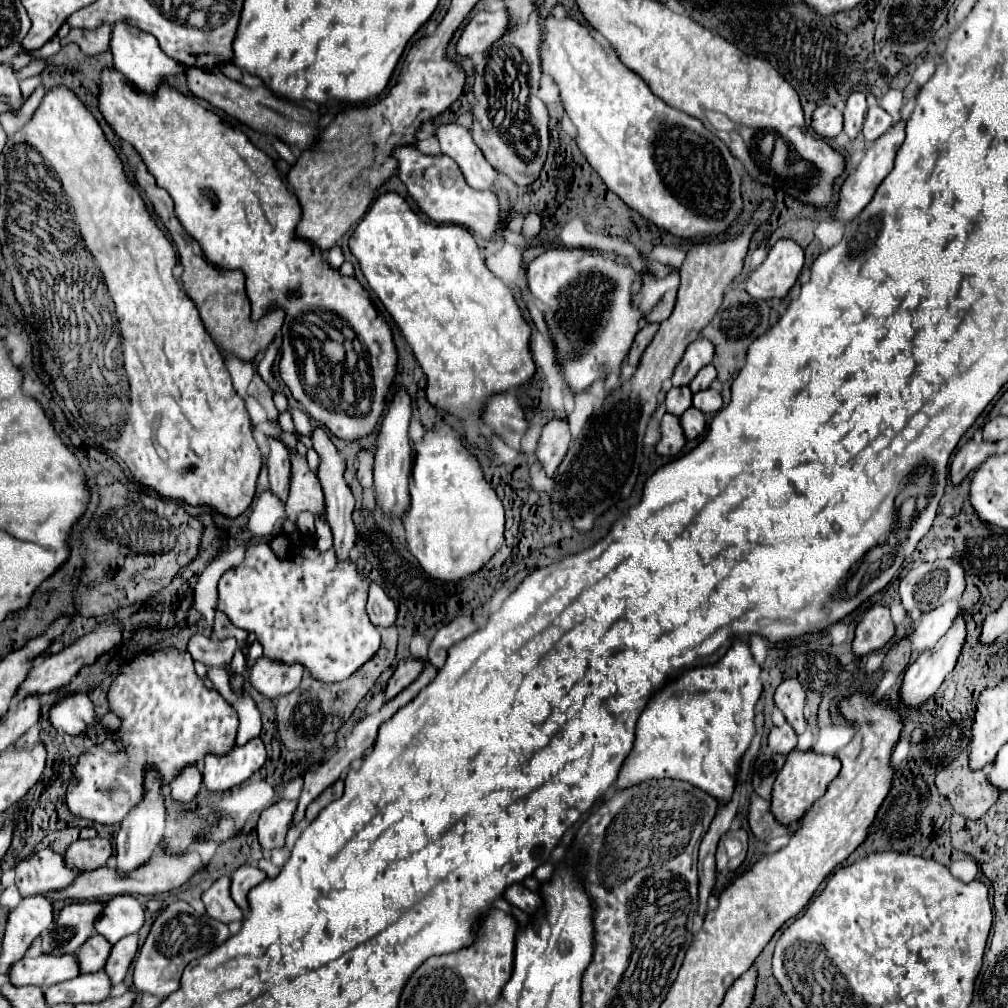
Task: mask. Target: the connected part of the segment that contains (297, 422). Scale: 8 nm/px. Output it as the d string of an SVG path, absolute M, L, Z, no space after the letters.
M289 407L289 411L293 418L295 428L303 435L310 437L313 426L311 425L307 415L300 410Z

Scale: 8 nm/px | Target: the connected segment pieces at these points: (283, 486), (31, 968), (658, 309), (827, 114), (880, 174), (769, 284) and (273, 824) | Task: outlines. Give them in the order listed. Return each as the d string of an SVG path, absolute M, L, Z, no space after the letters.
M268 439L270 445L270 453L266 459L266 467L268 467L268 479L270 479L270 489L282 499L286 501L288 495L288 481L290 481L290 463L288 463L288 451L286 447L276 441L276 439Z
M38 955L38 957L24 957L12 965L8 971L8 981L12 985L38 985L50 987L78 975L76 955Z
M674 289L666 291L664 297L660 299L660 303L644 317L646 323L660 323L660 321L668 319L670 313L672 313L672 309L674 309L674 303L676 303L676 291Z
M834 105L816 107L812 115L812 129L824 139L834 139L842 131L842 113Z
M906 121L894 123L878 141L874 141L874 143L868 145L862 163L858 165L858 169L854 171L854 175L850 175L850 177L844 181L844 185L842 185L840 203L838 203L836 211L834 211L834 217L836 217L836 219L848 223L848 221L852 221L852 219L872 201L872 197L874 197L878 185L886 179L886 175L888 175L888 173L892 171L892 167L894 167L896 151L898 151L898 147L902 145L902 141L904 141L904 137L906 137L904 129L906 129Z
M780 239L768 259L750 271L746 291L756 299L782 299L796 283L804 265L804 251L794 239Z
M278 801L260 813L258 841L262 849L282 849L286 845L286 833L296 813L296 801Z

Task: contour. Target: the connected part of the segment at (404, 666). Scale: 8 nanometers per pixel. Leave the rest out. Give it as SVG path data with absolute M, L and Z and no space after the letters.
M418 657L418 659L406 659L406 661L400 661L394 669L394 675L390 677L388 681L388 687L386 687L386 699L392 699L394 695L398 695L404 687L408 687L420 673L422 673L422 667L426 665L426 659Z

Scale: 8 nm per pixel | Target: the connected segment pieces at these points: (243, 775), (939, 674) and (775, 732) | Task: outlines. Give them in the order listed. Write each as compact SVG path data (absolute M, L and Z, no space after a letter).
M256 737L244 747L234 747L228 755L204 757L202 781L208 791L228 791L244 783L252 773L256 773L266 761L264 743Z
M962 615L958 619L954 619L952 627L948 629L948 633L944 637L940 637L940 641L936 643L934 649L930 651L924 651L906 671L904 671L904 679L902 679L902 687L900 687L900 703L906 707L906 709L912 709L912 711L918 711L936 691L938 687L942 685L942 681L946 679L946 675L954 669L956 665L956 659L958 659L958 653L960 653L960 647L962 647L962 641L966 637L966 625L964 625L964 619Z
M788 723L782 727L772 727L768 737L768 747L772 753L788 755L796 747L796 731Z

